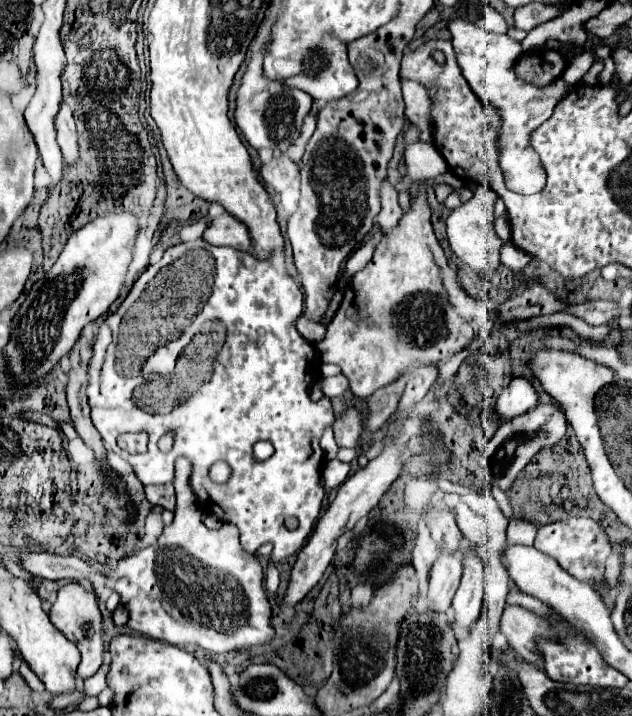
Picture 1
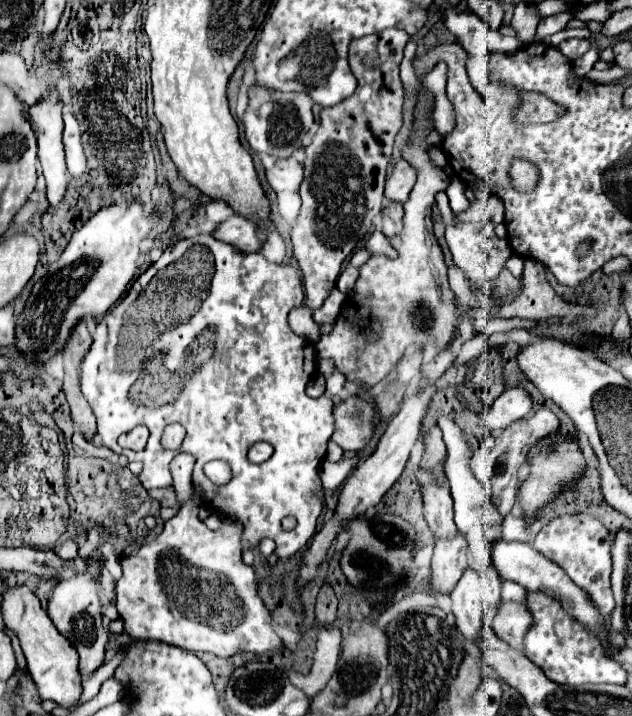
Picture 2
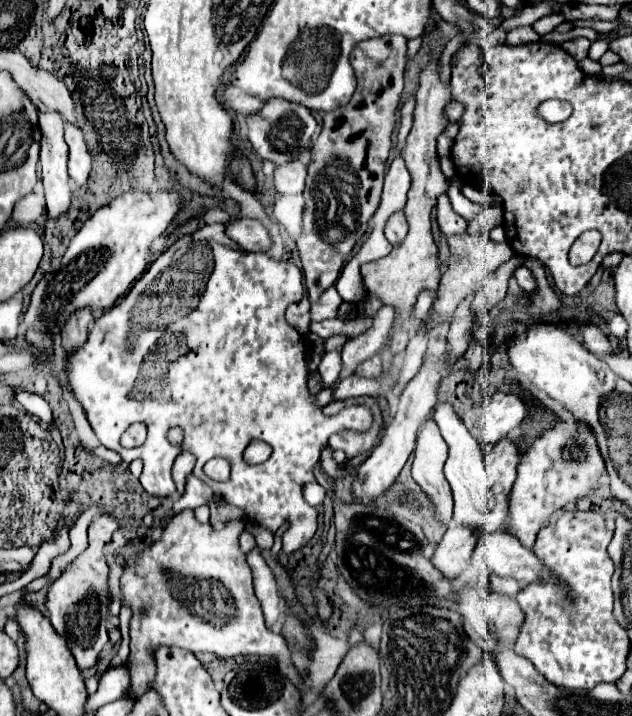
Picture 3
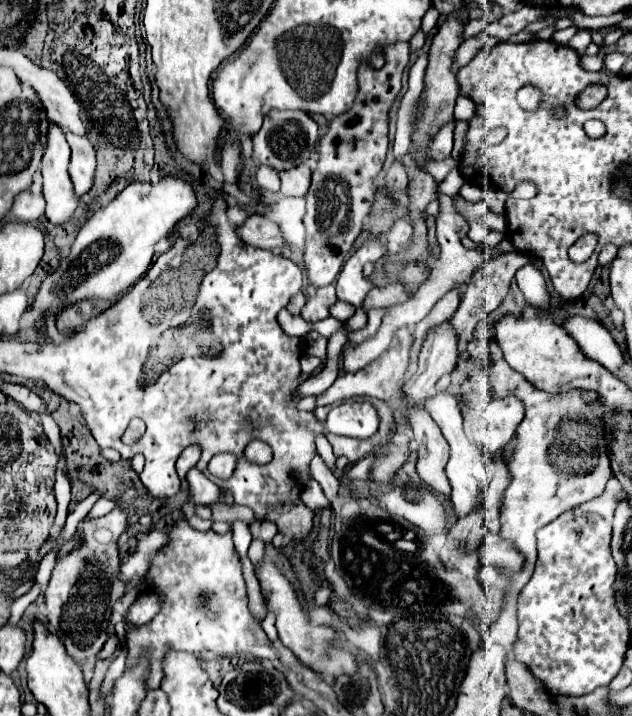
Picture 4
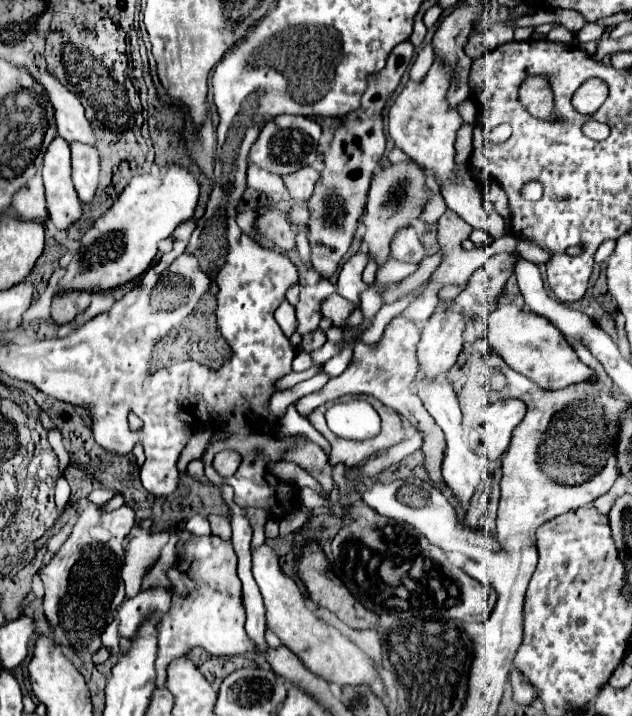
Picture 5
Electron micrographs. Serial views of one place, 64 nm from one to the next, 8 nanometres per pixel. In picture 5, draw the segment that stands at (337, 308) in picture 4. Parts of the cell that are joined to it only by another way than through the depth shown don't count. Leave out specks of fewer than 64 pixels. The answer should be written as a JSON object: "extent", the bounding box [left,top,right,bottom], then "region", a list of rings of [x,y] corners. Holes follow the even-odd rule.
{"extent":[322,292,354,326],"region":[[[334,292],[330,298],[322,302],[322,316],[330,318],[334,326],[342,326],[344,320],[354,312],[354,304],[342,298],[338,292]]]}

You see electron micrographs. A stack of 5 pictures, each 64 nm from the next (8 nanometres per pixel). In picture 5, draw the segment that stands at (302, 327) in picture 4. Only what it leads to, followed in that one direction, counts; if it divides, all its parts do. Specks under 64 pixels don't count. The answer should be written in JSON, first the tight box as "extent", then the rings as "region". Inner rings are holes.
{"extent":[276,302,298,338],"region":[[[284,302],[284,304],[276,310],[276,322],[280,324],[282,332],[284,332],[288,338],[298,330],[296,312],[294,312],[294,308],[292,308],[288,302]]]}

